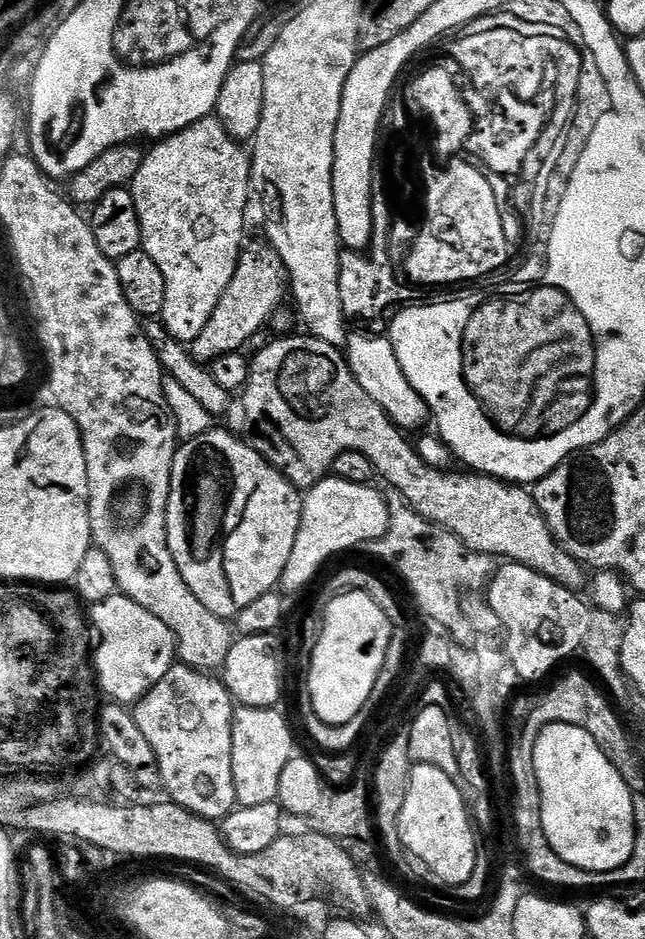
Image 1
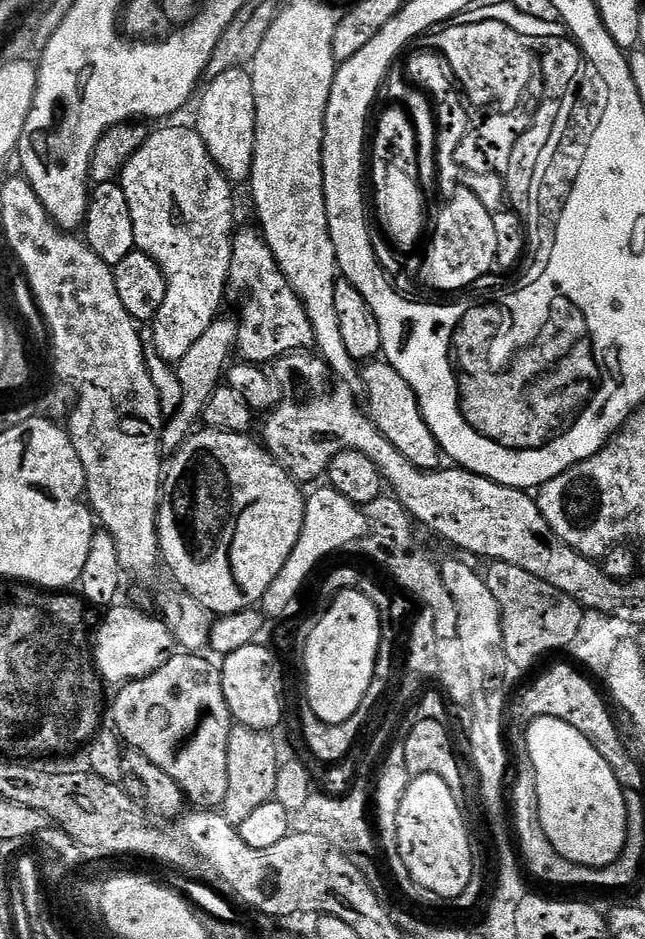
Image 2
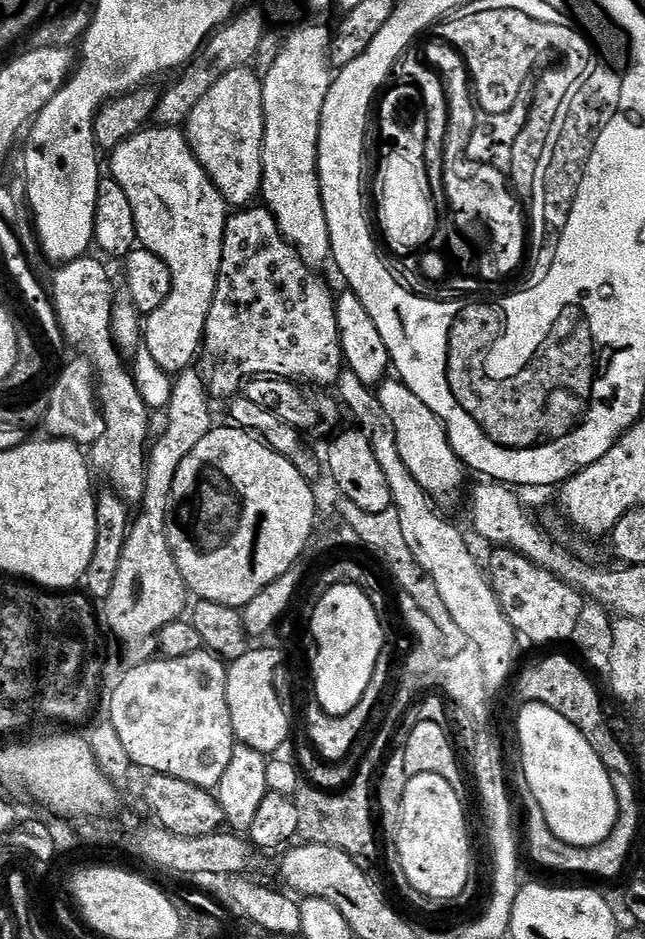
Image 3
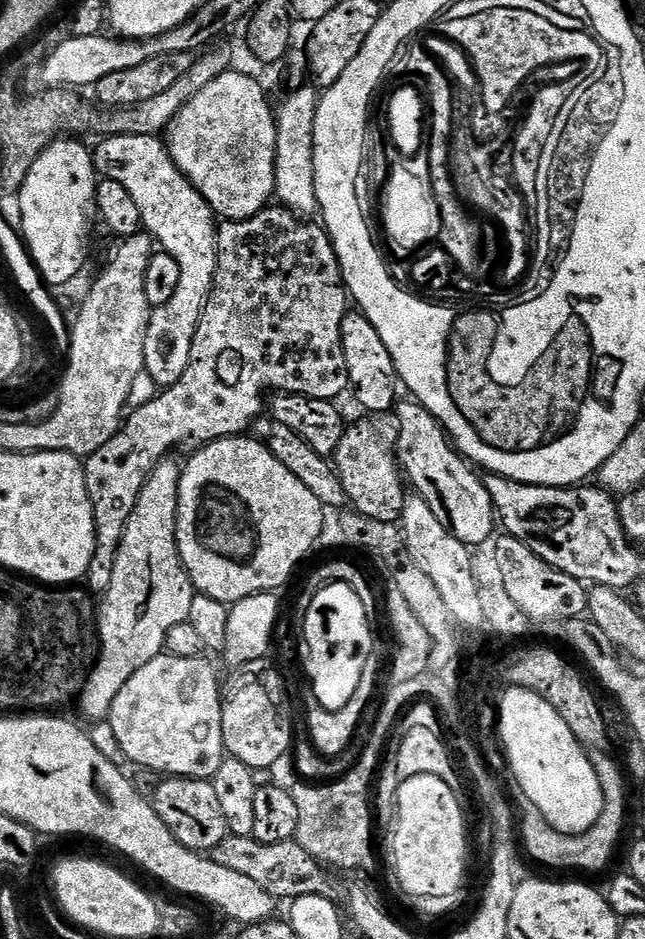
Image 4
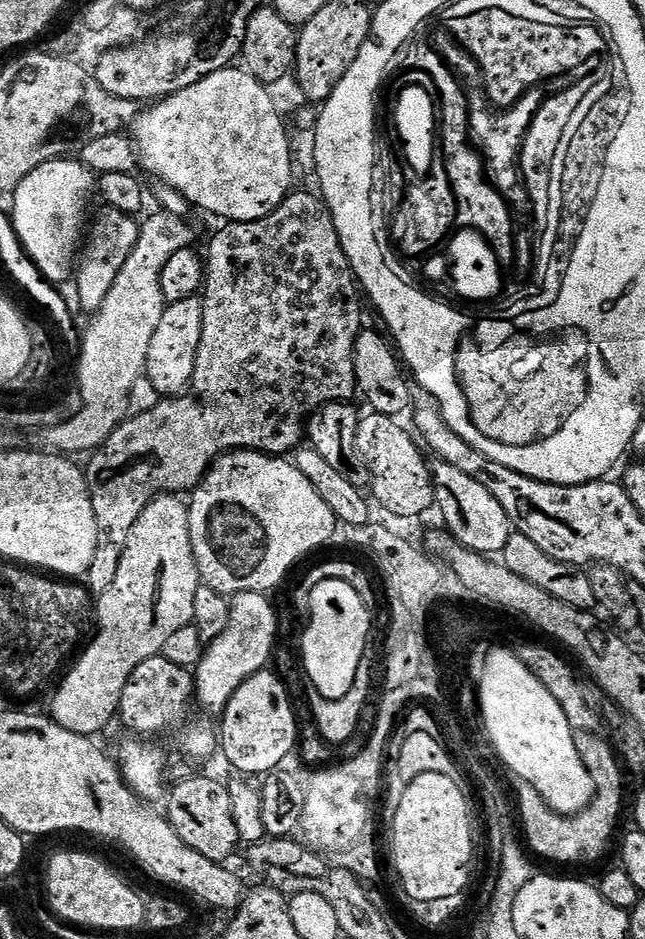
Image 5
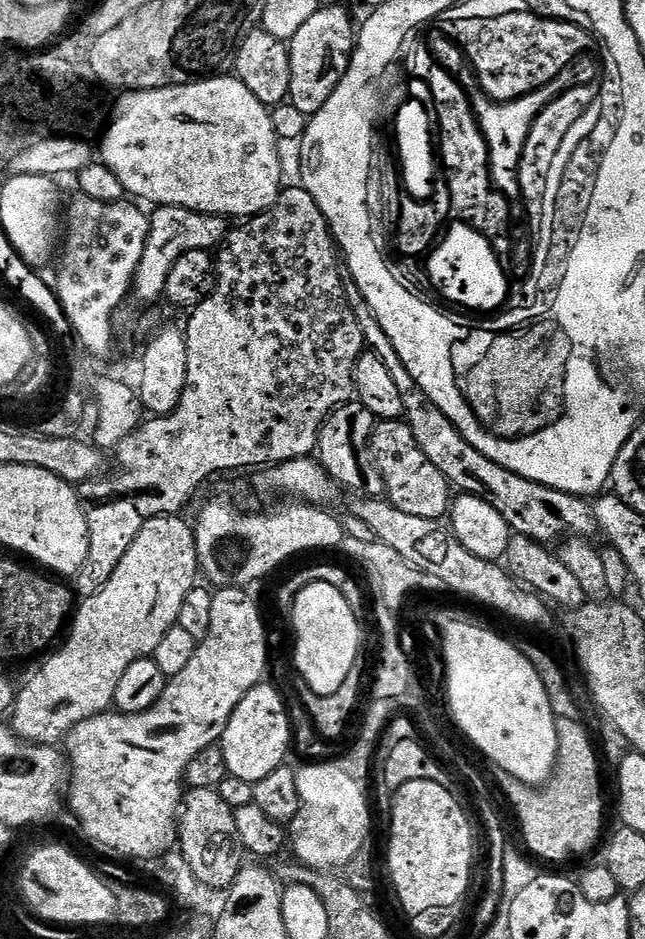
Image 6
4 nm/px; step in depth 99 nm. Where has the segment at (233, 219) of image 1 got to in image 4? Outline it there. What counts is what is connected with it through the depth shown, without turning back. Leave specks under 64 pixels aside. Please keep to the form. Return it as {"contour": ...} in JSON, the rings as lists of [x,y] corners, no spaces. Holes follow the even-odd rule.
{"contour":[[[109,136],[94,149],[95,170],[103,179],[113,180],[126,188],[134,203],[138,206],[138,214],[143,231],[163,251],[178,262],[178,290],[174,290],[174,298],[153,311],[146,330],[146,346],[144,347],[144,371],[148,372],[153,382],[161,389],[166,389],[182,374],[186,374],[186,366],[190,362],[190,346],[194,346],[194,334],[204,309],[204,303],[212,292],[212,279],[216,273],[216,229],[217,217],[212,207],[198,194],[198,190],[178,170],[170,158],[167,143],[160,136]]]}

